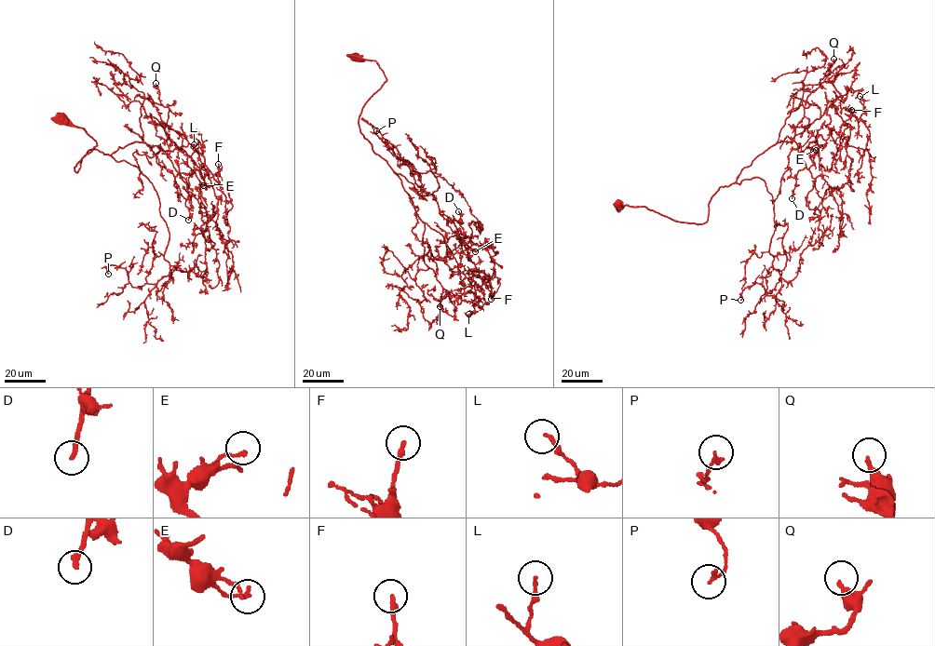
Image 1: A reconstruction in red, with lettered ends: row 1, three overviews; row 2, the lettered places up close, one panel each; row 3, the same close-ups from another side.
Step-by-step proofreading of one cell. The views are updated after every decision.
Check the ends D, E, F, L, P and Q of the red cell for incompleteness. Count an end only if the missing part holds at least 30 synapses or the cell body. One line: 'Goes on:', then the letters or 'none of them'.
Goes on: D

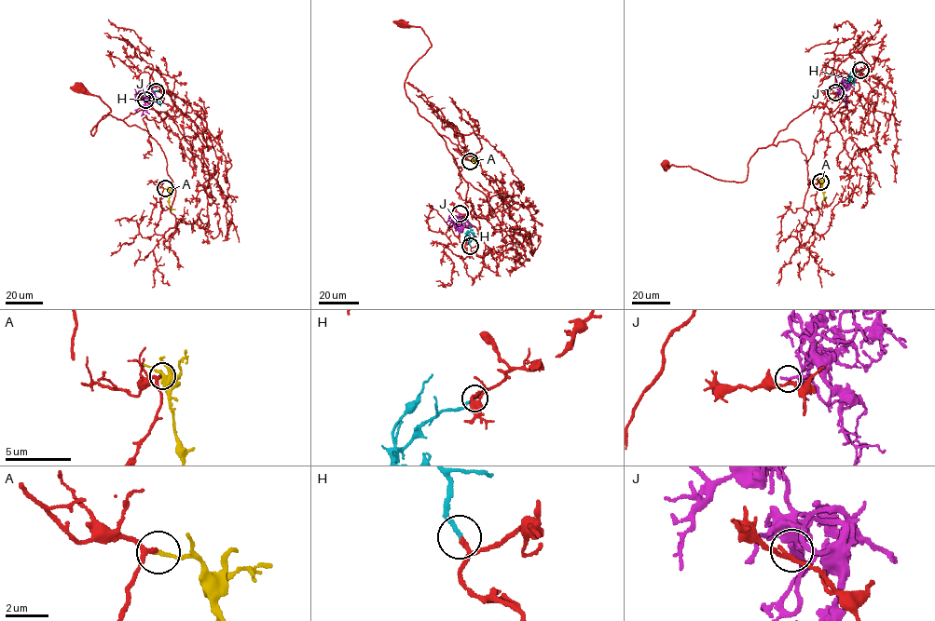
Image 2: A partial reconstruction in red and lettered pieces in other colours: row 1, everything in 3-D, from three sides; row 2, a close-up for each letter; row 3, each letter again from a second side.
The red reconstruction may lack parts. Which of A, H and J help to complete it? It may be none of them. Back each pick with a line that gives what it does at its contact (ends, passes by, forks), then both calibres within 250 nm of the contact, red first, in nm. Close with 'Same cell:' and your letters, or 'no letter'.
H: it ends; calibres 160 and 190 nm
Same cell: H

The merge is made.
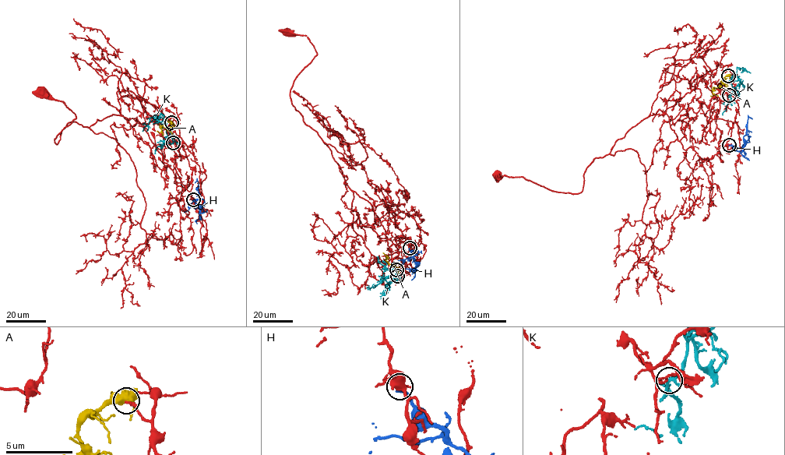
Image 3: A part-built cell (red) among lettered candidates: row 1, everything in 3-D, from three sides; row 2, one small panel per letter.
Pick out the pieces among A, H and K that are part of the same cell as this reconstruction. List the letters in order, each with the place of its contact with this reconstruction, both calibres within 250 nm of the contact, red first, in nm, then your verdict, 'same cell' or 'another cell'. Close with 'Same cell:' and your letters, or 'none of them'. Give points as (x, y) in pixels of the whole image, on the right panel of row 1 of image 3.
A: contact (728, 75); calibres 180 and 480 nm; another cell
H: contact (729, 145); calibres 360 and 190 nm; another cell
K: contact (729, 95); calibres 160 and 260 nm; another cell
Same cell: none of them

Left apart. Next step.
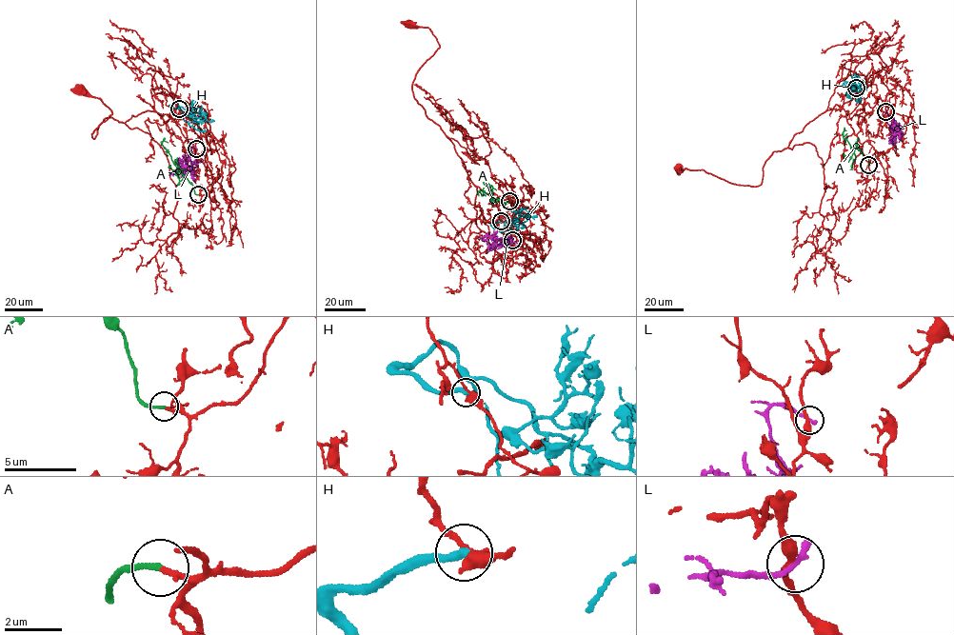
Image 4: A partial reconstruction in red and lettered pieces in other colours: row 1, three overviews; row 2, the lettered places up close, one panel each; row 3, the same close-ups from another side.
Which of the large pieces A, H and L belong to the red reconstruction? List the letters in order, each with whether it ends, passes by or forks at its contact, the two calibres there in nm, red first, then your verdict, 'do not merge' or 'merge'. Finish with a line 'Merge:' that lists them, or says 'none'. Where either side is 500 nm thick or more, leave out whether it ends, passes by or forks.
A: it ends | 240/200 nm | merge
H: it ends | 300/320 nm | do not merge
L: it ends | 300/280 nm | do not merge
Merge: A

